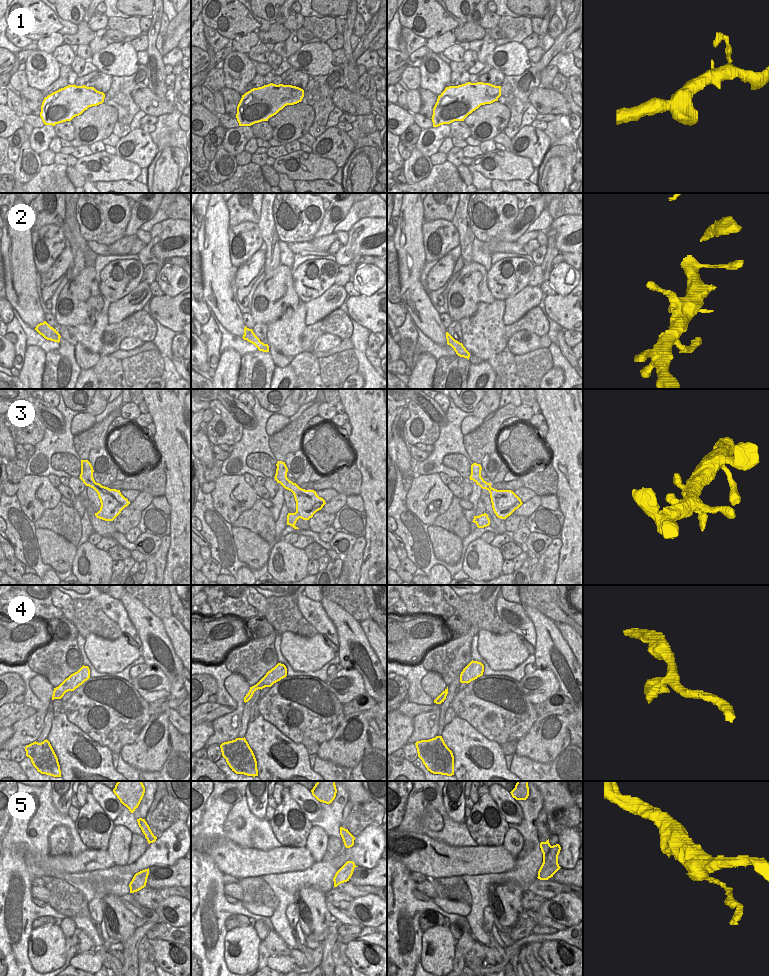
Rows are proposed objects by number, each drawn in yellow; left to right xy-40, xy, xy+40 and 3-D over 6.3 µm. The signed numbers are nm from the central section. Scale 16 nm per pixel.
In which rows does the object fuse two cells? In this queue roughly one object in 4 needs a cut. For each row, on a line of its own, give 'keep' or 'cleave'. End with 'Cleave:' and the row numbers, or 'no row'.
1: keep
2: keep
3: keep
4: keep
5: cleave
Cleave: 5

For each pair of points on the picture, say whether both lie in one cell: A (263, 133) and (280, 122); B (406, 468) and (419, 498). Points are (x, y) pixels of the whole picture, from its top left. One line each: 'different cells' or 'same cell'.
A: different cells
B: different cells

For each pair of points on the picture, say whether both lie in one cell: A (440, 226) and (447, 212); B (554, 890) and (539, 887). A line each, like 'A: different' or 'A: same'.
A: different
B: same

